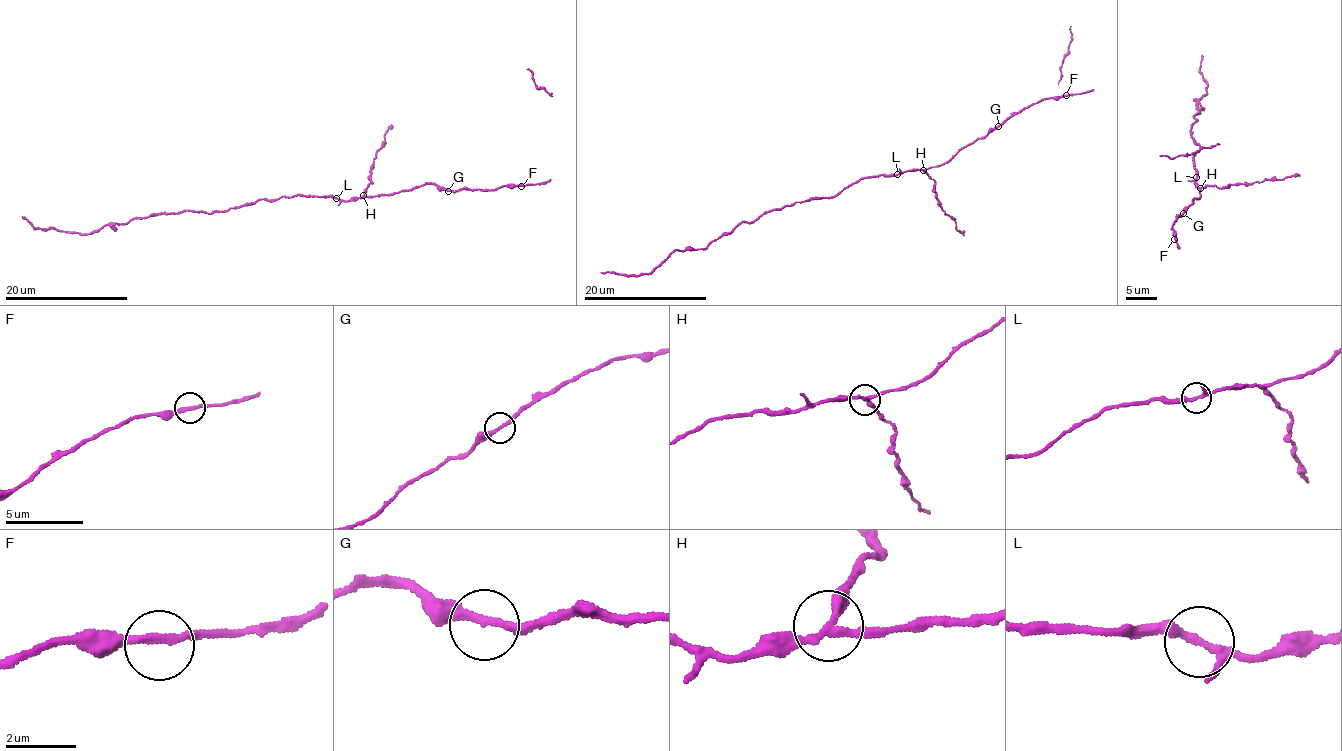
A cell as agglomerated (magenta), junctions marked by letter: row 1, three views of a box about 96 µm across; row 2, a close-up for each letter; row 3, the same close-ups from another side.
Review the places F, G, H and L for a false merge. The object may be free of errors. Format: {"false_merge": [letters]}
{"false_merge": ["H"]}

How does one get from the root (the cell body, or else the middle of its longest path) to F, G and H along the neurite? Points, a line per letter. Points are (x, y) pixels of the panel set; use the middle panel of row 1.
F: (902, 172), (944, 165), (960, 150), (984, 138), (1011, 116), (1039, 101), (1066, 95)
G: (902, 172), (944, 165), (960, 150), (984, 138), (998, 126)
H: (902, 172), (922, 170)

